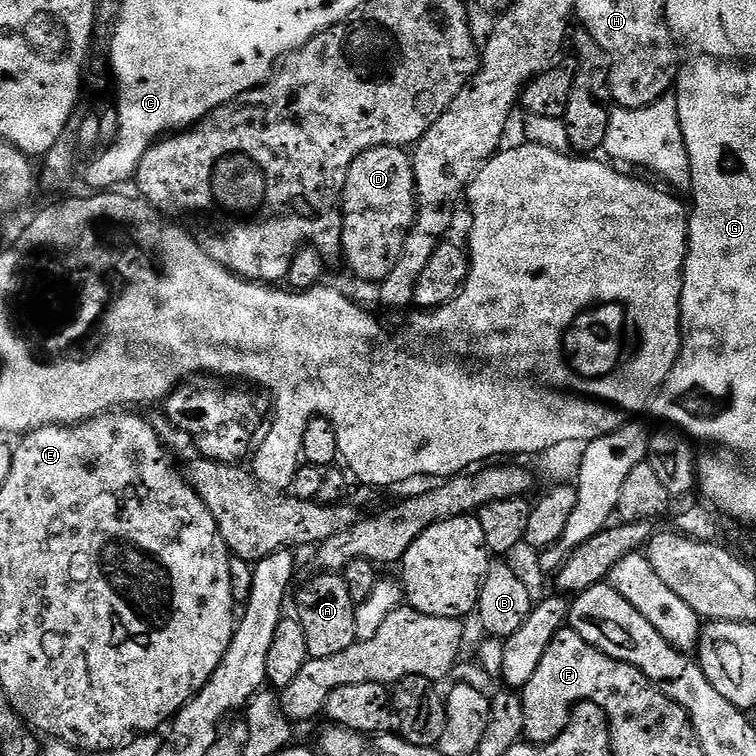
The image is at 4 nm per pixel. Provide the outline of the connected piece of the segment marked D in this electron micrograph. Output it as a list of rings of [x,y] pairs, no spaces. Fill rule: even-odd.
[[[365,148],[346,174],[342,258],[360,280],[384,280],[398,262],[416,217],[411,155],[403,148]]]

